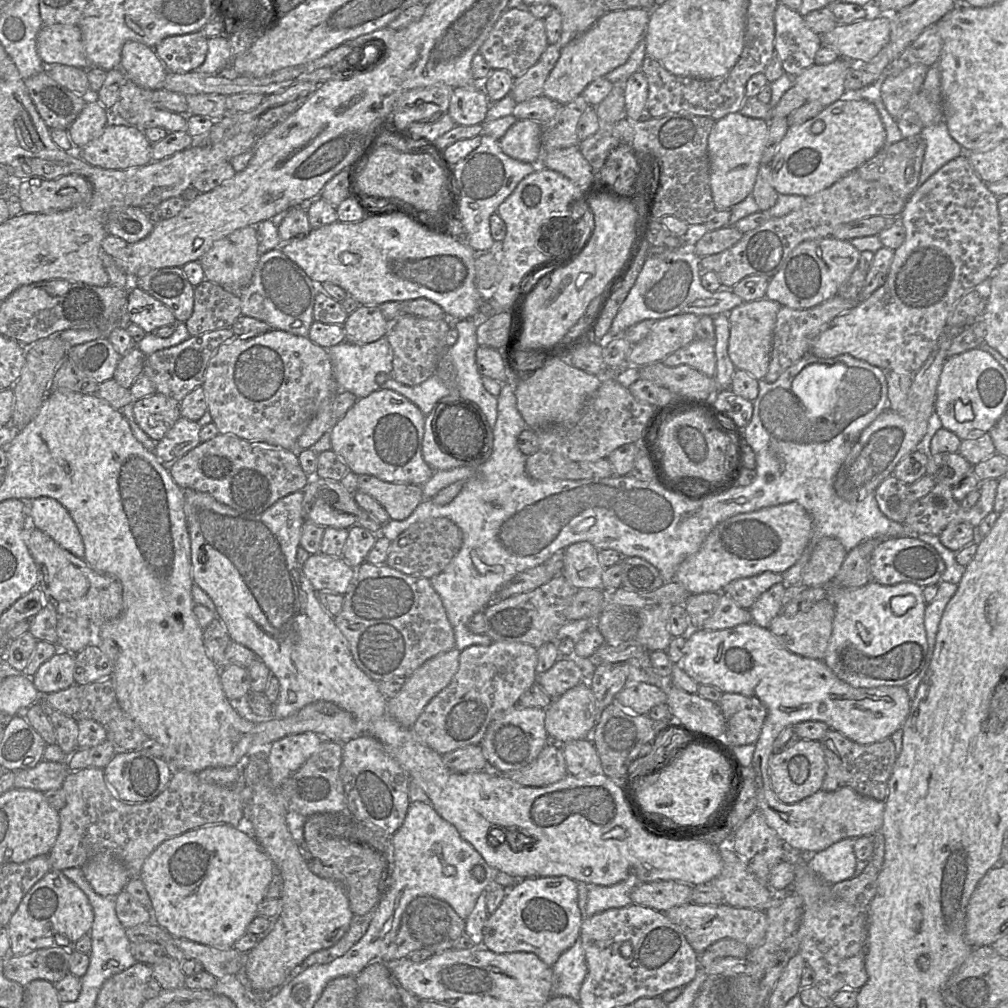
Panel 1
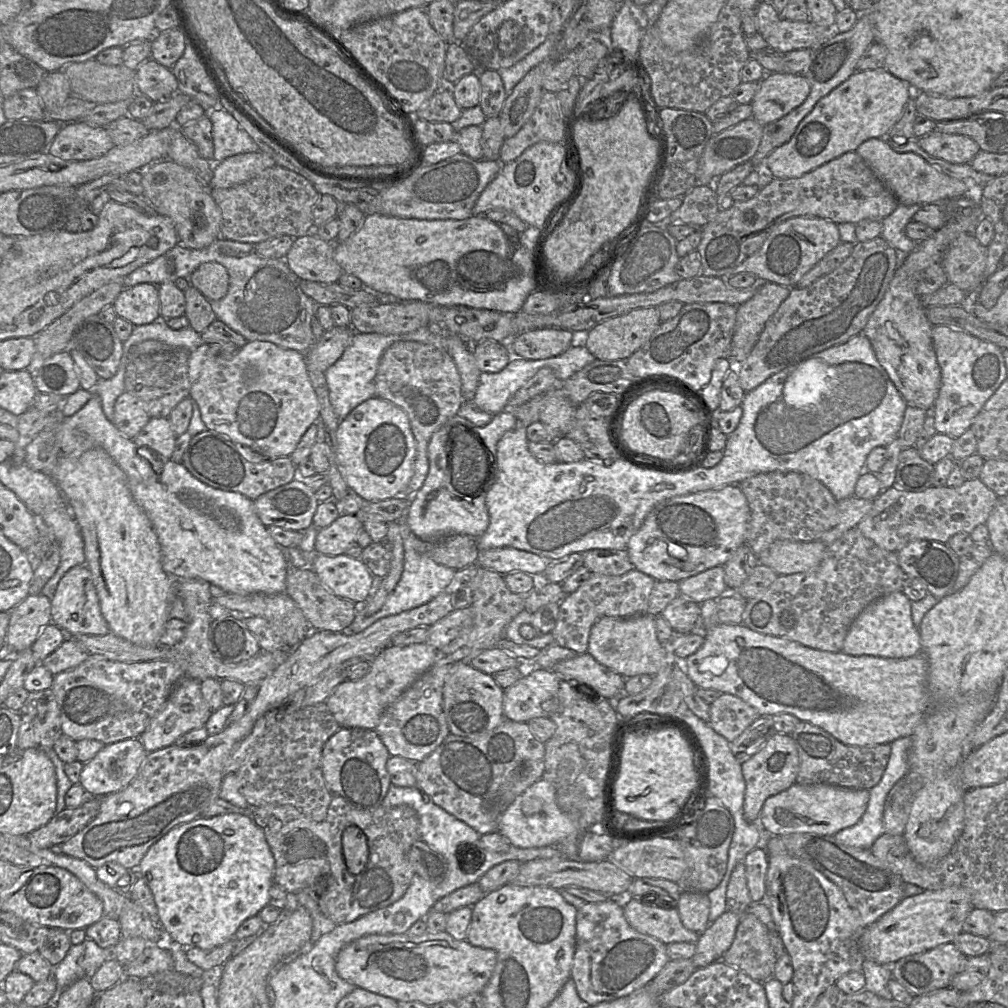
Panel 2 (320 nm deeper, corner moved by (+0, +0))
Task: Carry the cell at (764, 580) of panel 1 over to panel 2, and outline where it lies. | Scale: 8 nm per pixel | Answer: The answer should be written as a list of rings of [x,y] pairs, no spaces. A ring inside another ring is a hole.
[[[723,566],[711,568],[677,583],[682,596],[699,604],[707,600],[717,600],[729,592]]]

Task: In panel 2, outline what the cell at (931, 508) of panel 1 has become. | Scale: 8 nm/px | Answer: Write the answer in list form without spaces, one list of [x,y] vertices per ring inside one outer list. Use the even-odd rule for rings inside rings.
[[[979,478],[965,480],[958,487],[929,487],[922,492],[904,491],[895,486],[884,489],[878,497],[873,500],[870,512],[858,524],[859,531],[879,547],[898,552],[908,543],[914,540],[935,540],[948,543],[950,538],[960,532],[971,533],[978,525],[986,524],[992,510],[1000,498],[989,489]]]

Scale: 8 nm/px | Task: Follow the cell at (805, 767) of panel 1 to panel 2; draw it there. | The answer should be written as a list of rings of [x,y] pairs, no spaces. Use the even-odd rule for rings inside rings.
[[[776,733],[752,757],[742,762],[741,767],[746,788],[744,818],[748,822],[758,822],[765,800],[796,783],[800,767],[797,746],[791,735]]]

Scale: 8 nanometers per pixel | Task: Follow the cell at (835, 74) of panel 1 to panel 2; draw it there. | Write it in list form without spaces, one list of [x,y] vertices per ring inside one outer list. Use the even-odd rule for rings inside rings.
[[[767,72],[754,95],[752,119],[766,125],[799,107],[808,97],[810,85],[801,74]]]

